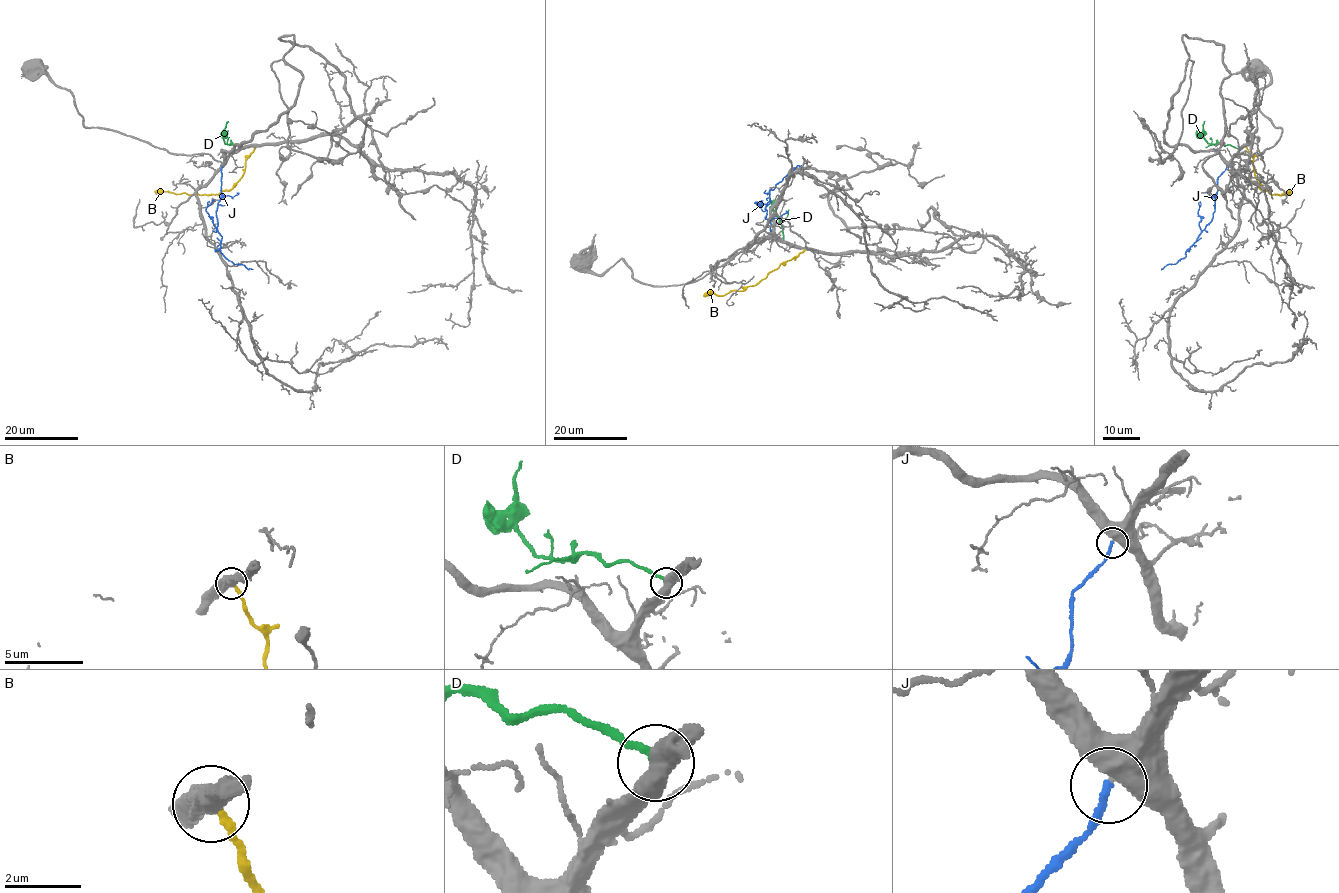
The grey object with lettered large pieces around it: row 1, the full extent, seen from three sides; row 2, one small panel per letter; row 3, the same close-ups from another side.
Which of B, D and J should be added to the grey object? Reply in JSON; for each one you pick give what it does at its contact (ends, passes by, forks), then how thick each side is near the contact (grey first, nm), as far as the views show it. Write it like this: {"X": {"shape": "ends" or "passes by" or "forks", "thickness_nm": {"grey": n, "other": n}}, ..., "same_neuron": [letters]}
{"J": {"shape": "ends", "thickness_nm": {"grey": 440, "other": 200}}, "same_neuron": ["J"]}

